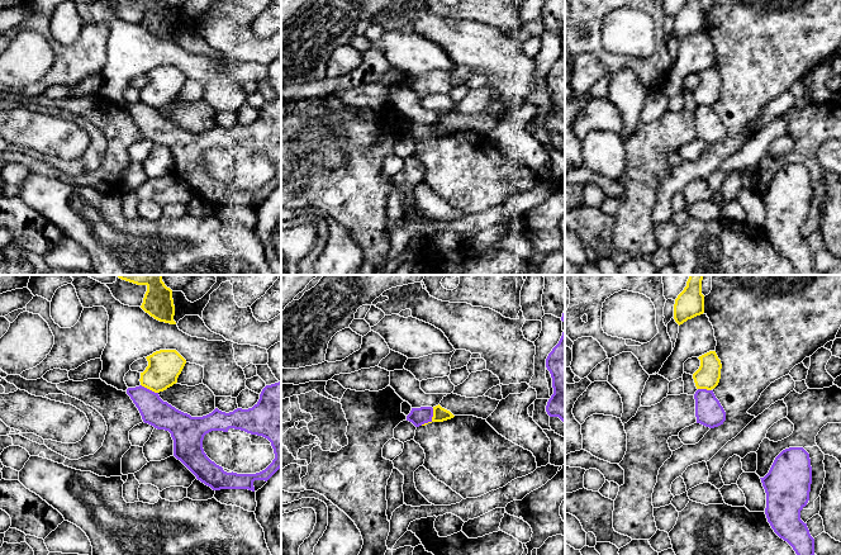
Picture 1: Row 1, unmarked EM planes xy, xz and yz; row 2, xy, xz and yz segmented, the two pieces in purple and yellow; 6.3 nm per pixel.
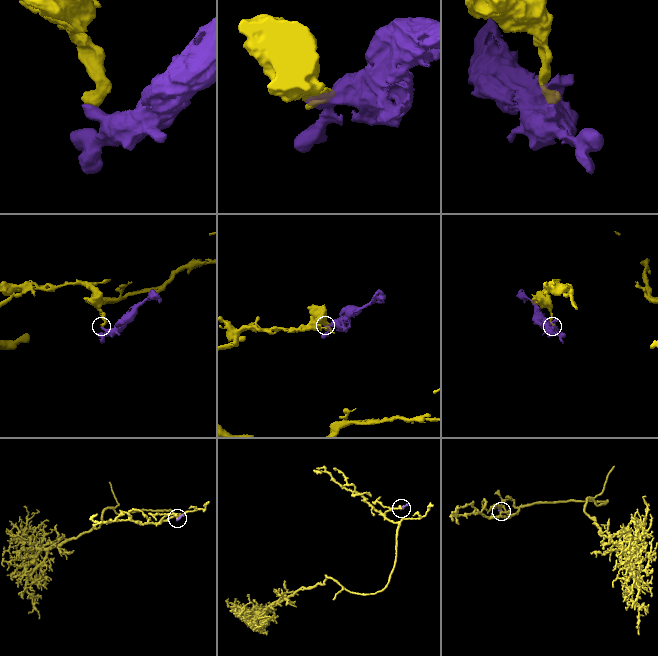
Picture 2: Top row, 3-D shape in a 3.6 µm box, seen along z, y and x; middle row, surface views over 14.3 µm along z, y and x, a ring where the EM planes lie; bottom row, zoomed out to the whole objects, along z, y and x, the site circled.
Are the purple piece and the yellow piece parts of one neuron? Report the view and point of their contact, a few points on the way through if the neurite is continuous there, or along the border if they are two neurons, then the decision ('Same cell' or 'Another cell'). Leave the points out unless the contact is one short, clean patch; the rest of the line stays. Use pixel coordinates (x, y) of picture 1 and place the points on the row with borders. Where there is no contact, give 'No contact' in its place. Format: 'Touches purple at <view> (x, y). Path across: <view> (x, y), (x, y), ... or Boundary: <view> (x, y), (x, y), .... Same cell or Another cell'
Touches purple at xz (431, 420). Boundary: xz (433, 408), (431, 420), (421, 425). Another cell

